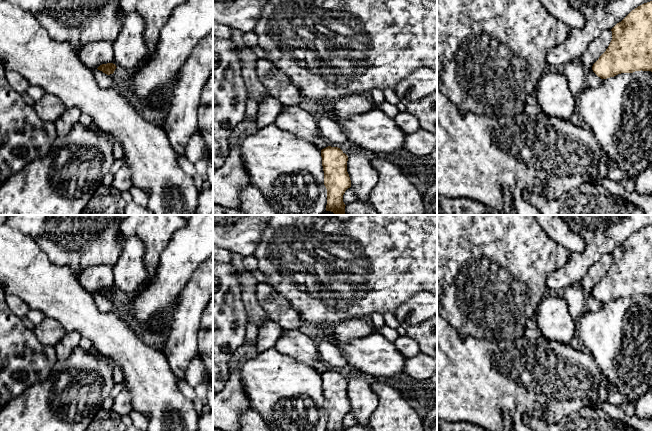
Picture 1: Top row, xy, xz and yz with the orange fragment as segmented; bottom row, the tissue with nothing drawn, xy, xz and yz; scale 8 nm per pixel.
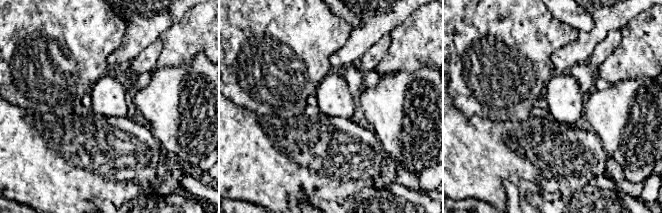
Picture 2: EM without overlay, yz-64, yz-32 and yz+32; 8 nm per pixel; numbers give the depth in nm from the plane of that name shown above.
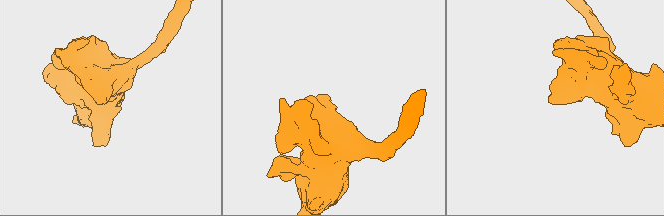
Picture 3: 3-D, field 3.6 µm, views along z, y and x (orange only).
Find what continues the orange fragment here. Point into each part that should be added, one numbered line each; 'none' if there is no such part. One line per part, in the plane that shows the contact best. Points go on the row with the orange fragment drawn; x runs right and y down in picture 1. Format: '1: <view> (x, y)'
none

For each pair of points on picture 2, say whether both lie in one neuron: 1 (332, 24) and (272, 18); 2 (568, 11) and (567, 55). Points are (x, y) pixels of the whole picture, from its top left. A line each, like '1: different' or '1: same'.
1: same
2: different

